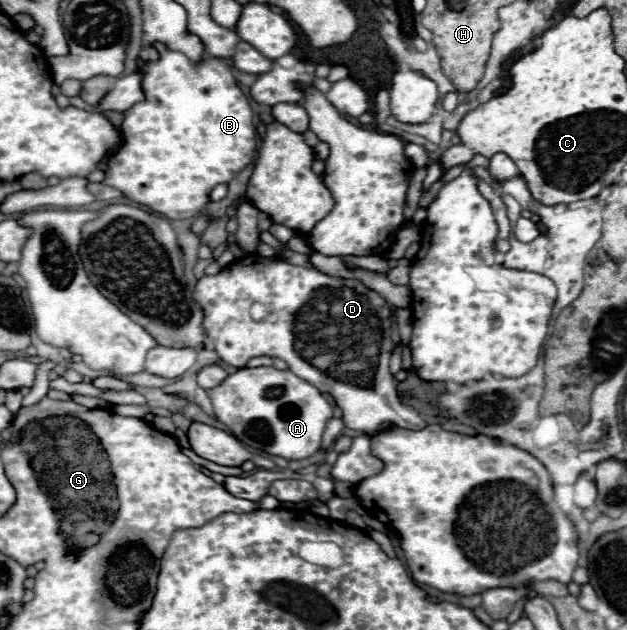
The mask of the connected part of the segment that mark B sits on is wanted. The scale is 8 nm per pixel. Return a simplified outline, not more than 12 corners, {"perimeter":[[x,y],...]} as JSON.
{"perimeter":[[137,58],[103,182],[169,220],[255,152],[223,60]]}

